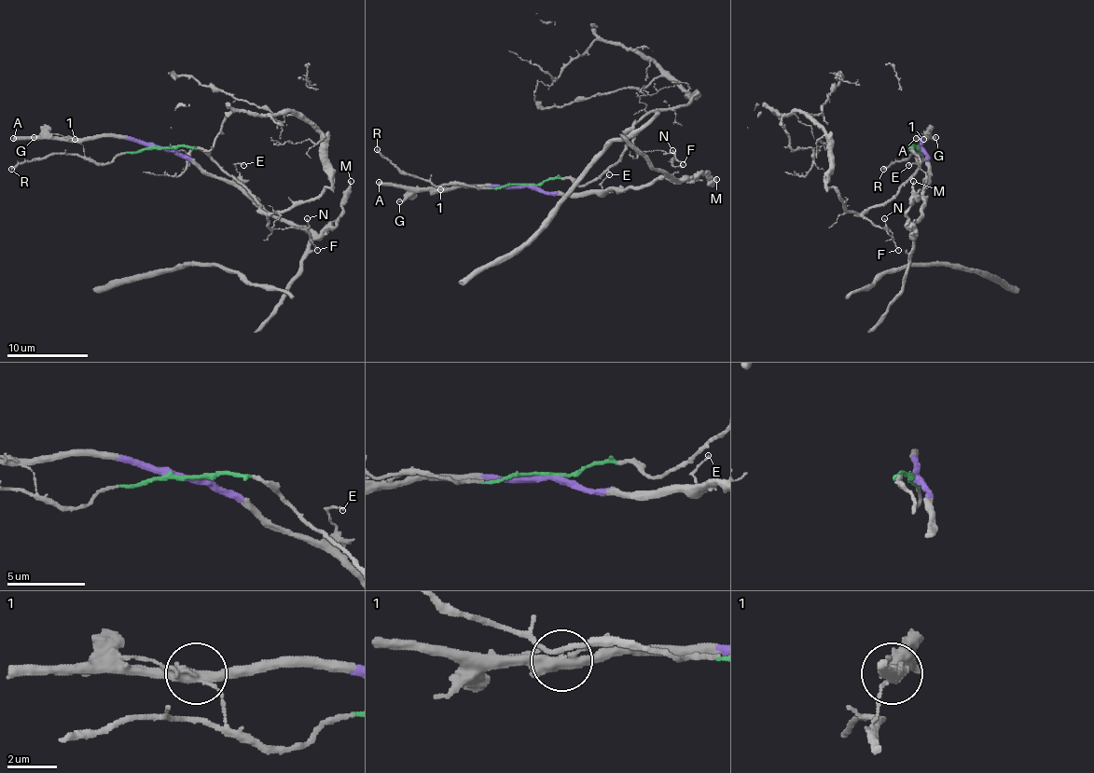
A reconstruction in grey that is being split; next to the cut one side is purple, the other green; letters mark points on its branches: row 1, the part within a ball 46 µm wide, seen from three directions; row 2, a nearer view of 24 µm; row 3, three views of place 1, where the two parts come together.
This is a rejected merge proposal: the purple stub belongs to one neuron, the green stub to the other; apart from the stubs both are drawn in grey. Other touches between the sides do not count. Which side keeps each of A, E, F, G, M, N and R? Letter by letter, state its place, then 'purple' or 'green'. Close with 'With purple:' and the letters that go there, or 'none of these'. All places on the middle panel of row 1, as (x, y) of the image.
A: at (379, 182); purple
E: at (609, 174); purple
F: at (683, 164); green
G: at (399, 201); purple
M: at (716, 179); purple
N: at (672, 150); green
R: at (377, 149); green
With purple: A, E, G, M

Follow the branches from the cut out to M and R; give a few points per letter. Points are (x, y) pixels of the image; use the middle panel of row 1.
M: (526, 185), (574, 193), (603, 193), (637, 187), (656, 179), (692, 181), (700, 172), (716, 179)
R: (526, 185), (483, 189), (471, 185), (433, 185), (422, 179), (403, 175), (376, 148)

